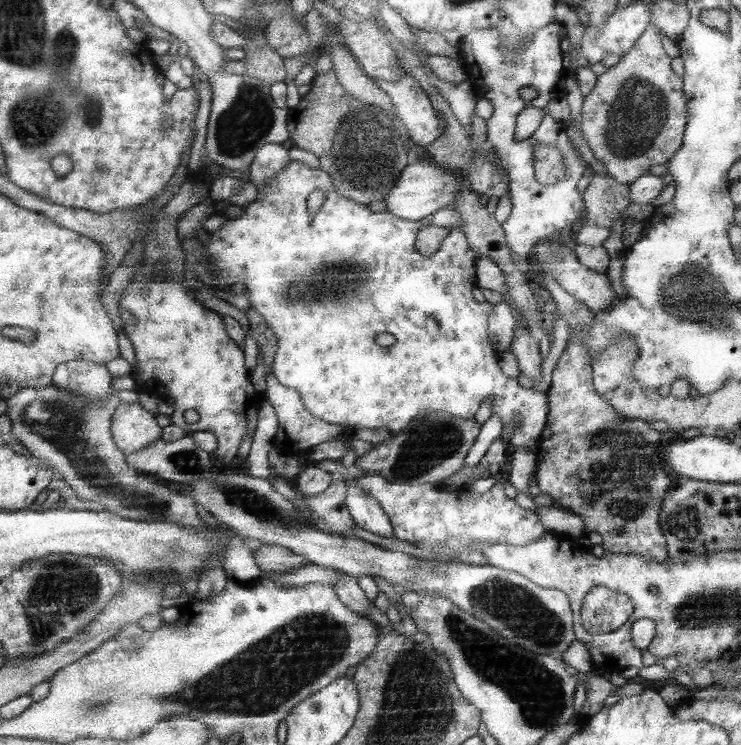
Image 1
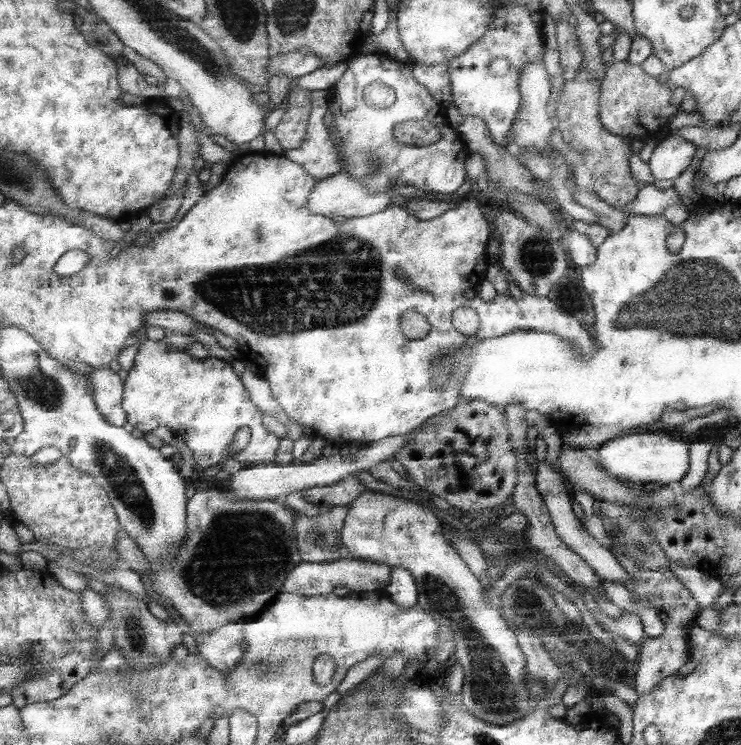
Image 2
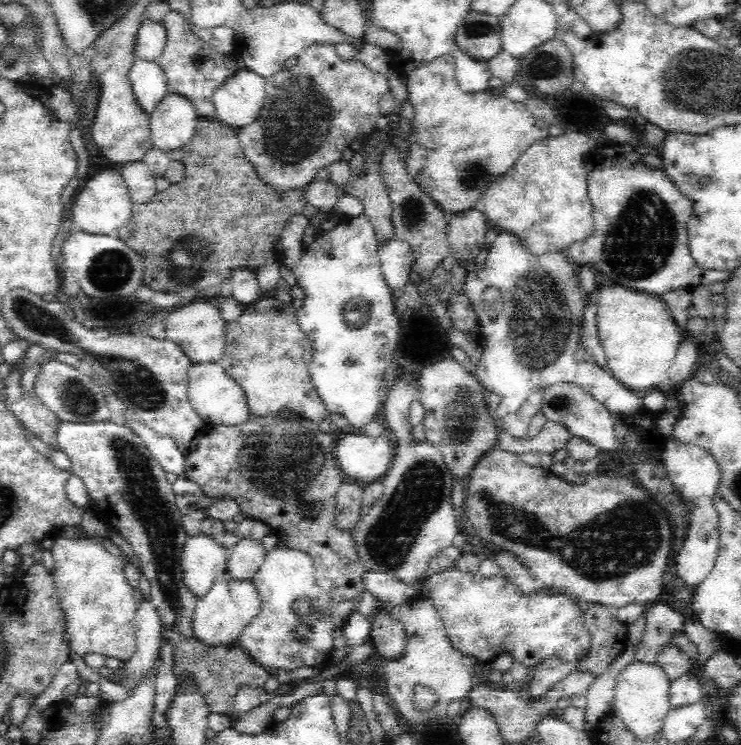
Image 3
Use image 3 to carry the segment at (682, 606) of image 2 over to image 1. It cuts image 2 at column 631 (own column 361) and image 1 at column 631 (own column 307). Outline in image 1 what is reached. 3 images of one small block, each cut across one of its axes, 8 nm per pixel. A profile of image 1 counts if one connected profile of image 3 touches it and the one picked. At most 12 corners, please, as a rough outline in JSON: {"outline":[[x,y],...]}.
{"outline":[[543,274],[569,328],[539,486],[607,554],[671,554],[667,444],[597,392],[597,314]]}

